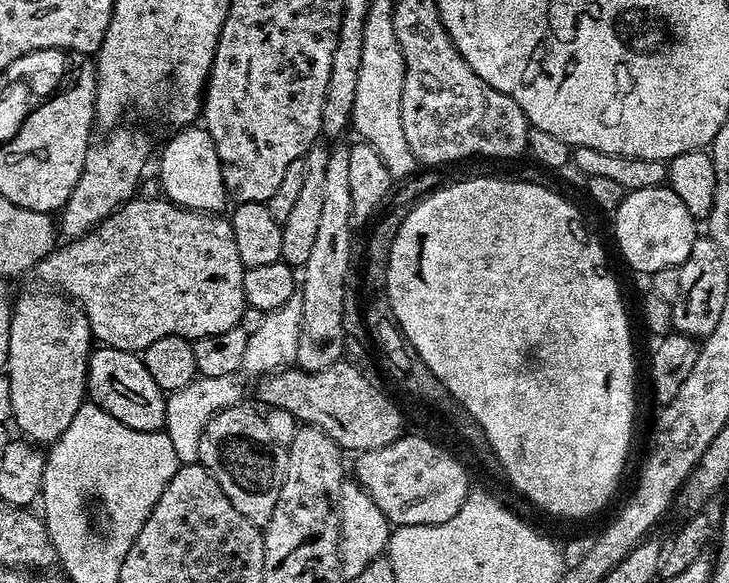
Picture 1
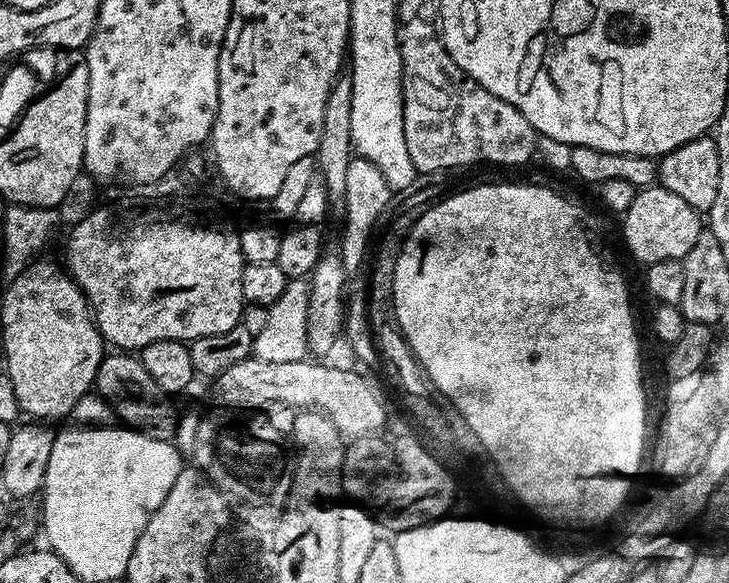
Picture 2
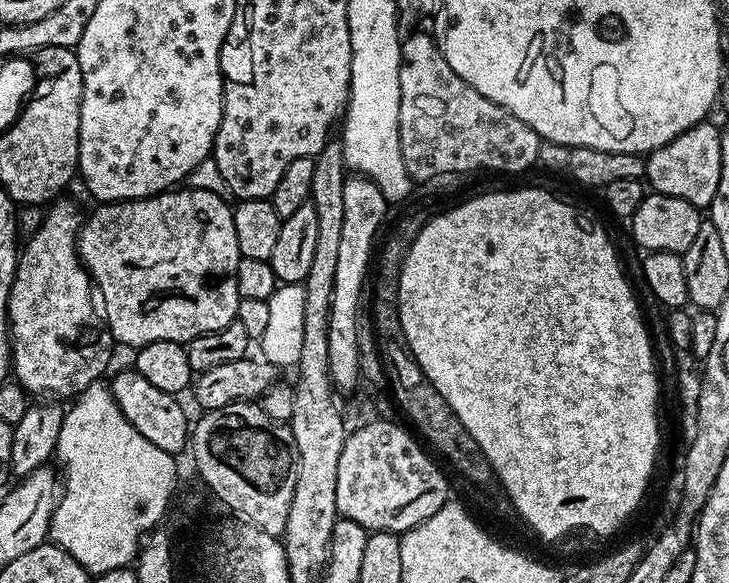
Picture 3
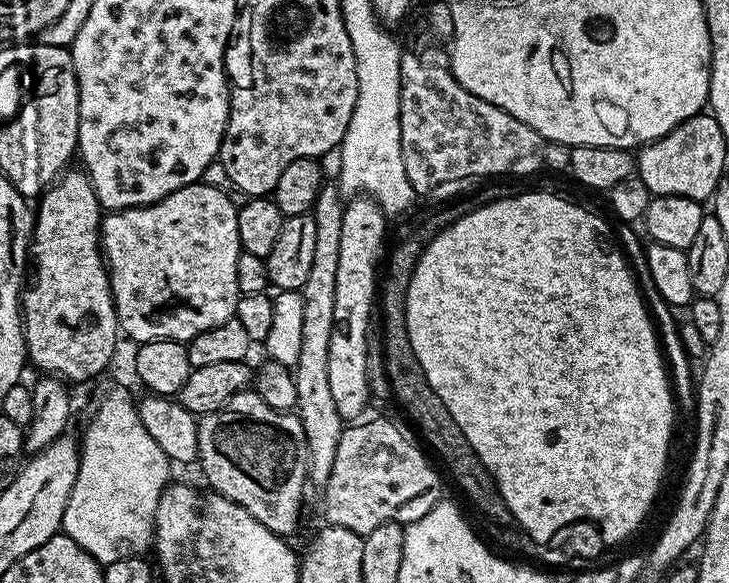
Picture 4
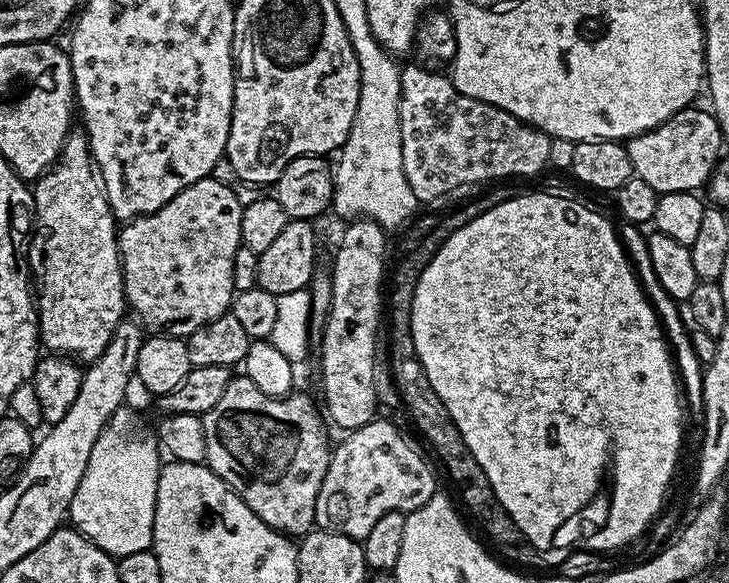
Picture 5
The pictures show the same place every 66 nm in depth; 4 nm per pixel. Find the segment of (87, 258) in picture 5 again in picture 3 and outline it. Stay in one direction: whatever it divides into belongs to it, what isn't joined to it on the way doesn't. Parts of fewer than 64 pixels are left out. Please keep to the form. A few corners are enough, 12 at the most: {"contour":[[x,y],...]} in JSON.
{"contour":[[57,199],[8,295],[15,383],[75,398],[112,360]]}

